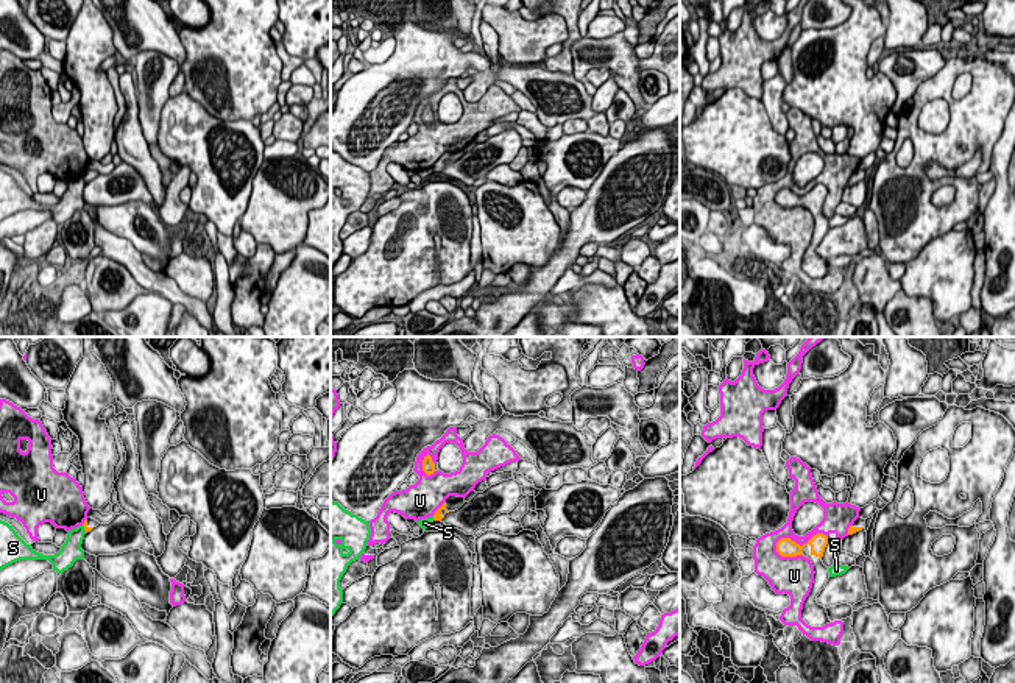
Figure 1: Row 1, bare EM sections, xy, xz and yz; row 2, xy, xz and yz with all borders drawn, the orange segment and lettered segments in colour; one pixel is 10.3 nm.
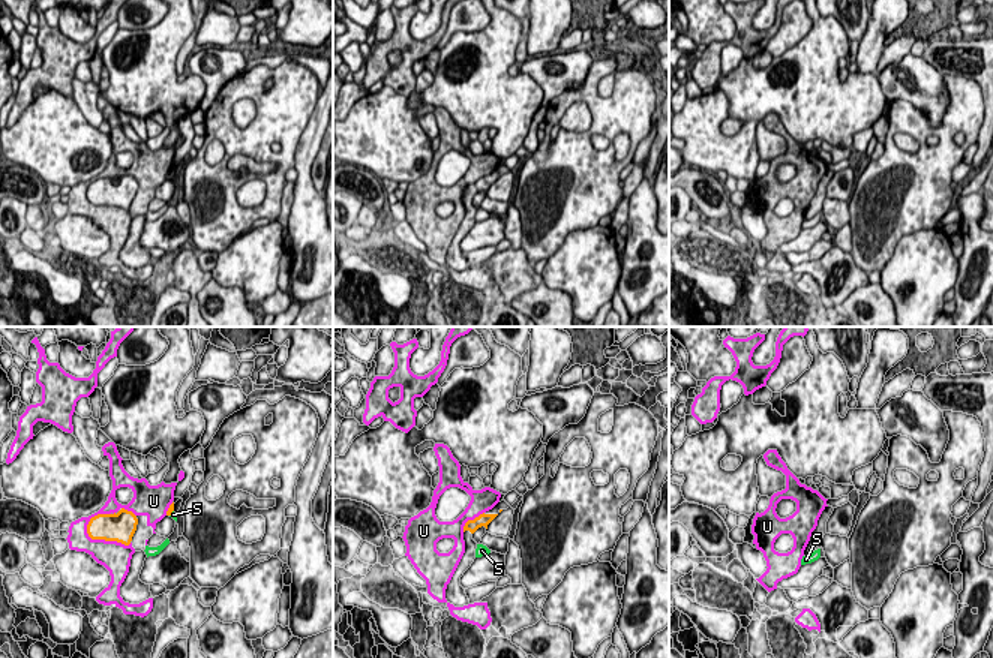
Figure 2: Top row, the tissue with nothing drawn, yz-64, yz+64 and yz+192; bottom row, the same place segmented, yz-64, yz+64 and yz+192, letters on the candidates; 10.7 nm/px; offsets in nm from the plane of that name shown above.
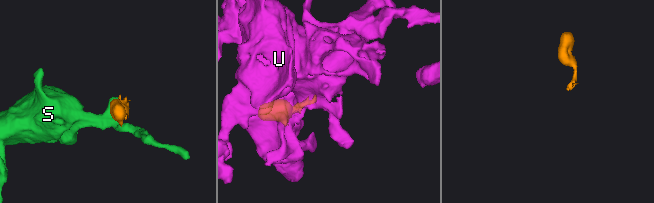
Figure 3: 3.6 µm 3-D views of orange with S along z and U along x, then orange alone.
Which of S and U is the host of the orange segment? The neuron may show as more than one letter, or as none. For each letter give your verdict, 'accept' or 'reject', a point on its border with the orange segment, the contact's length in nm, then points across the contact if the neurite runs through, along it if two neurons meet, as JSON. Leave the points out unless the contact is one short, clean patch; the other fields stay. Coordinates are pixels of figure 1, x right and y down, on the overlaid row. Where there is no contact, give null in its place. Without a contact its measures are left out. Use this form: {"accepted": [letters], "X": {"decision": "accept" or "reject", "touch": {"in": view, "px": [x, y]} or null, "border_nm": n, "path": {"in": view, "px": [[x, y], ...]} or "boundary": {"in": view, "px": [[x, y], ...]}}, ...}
{"accepted": [], "S": {"decision": "reject", "touch": {"in": "xy", "px": [84, 529]}, "border_nm": 100, "boundary": {"in": "xy", "px": [[83, 524], [86, 532]]}}, "U": {"decision": "reject", "touch": {"in": "yz", "px": [797, 544]}, "border_nm": 550}}

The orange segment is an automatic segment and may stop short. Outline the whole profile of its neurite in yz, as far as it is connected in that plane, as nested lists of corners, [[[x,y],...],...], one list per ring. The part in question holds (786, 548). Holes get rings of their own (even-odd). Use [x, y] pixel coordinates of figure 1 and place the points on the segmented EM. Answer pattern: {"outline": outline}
{"outline": [[[823,533],[814,535],[806,544],[800,546],[790,538],[781,538],[776,543],[776,552],[781,557],[797,557],[805,555],[811,560],[814,566],[814,583],[809,596],[806,597],[801,610],[801,619],[811,627],[823,627],[829,624],[826,608],[817,603],[817,596],[825,588],[829,572],[823,564],[822,557],[828,544],[828,536]]]}

